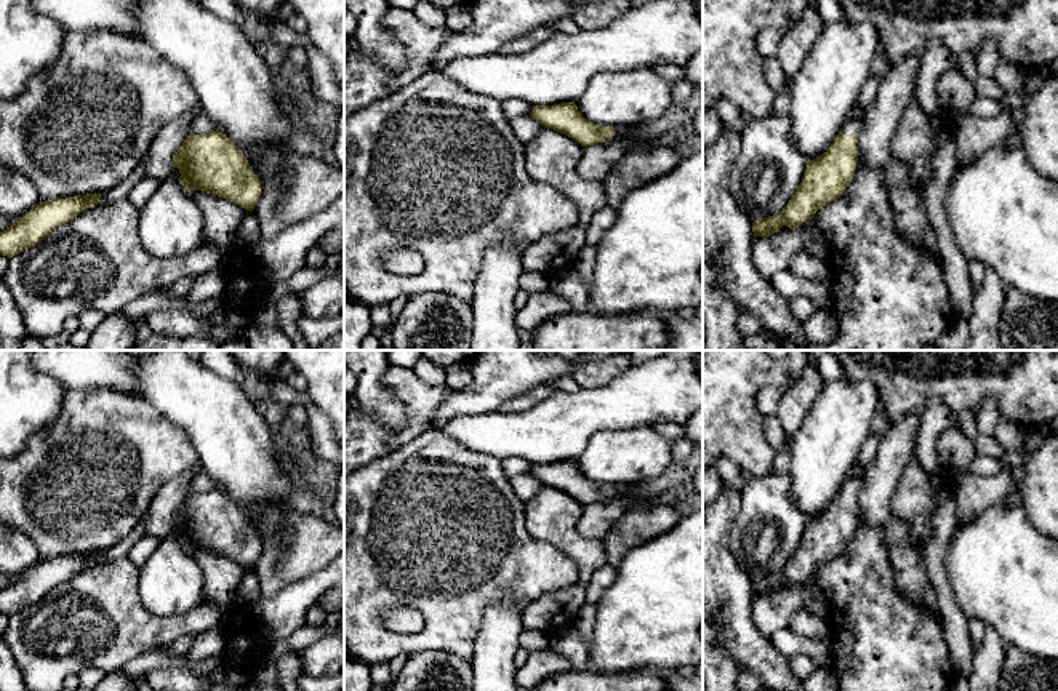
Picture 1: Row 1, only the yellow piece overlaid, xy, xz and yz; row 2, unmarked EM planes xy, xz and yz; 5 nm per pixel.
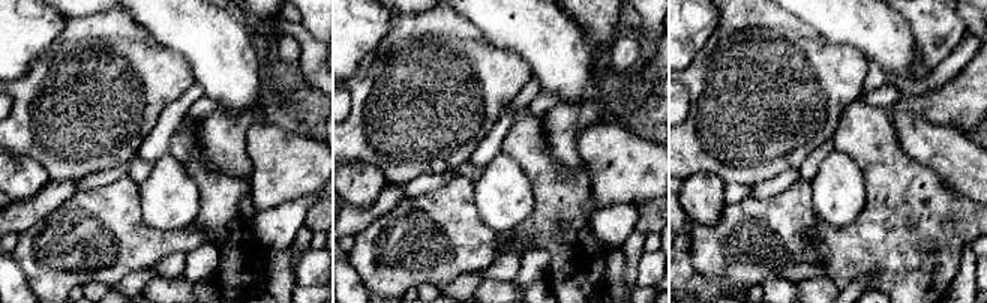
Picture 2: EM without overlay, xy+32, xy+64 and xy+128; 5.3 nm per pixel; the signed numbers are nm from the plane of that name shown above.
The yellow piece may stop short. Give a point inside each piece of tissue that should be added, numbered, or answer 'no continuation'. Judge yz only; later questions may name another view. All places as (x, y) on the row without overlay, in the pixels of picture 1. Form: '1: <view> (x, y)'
1: yz (852, 483)

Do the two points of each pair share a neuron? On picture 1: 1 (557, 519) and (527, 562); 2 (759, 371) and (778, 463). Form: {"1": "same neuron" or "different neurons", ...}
{"1": "different neurons", "2": "different neurons"}

